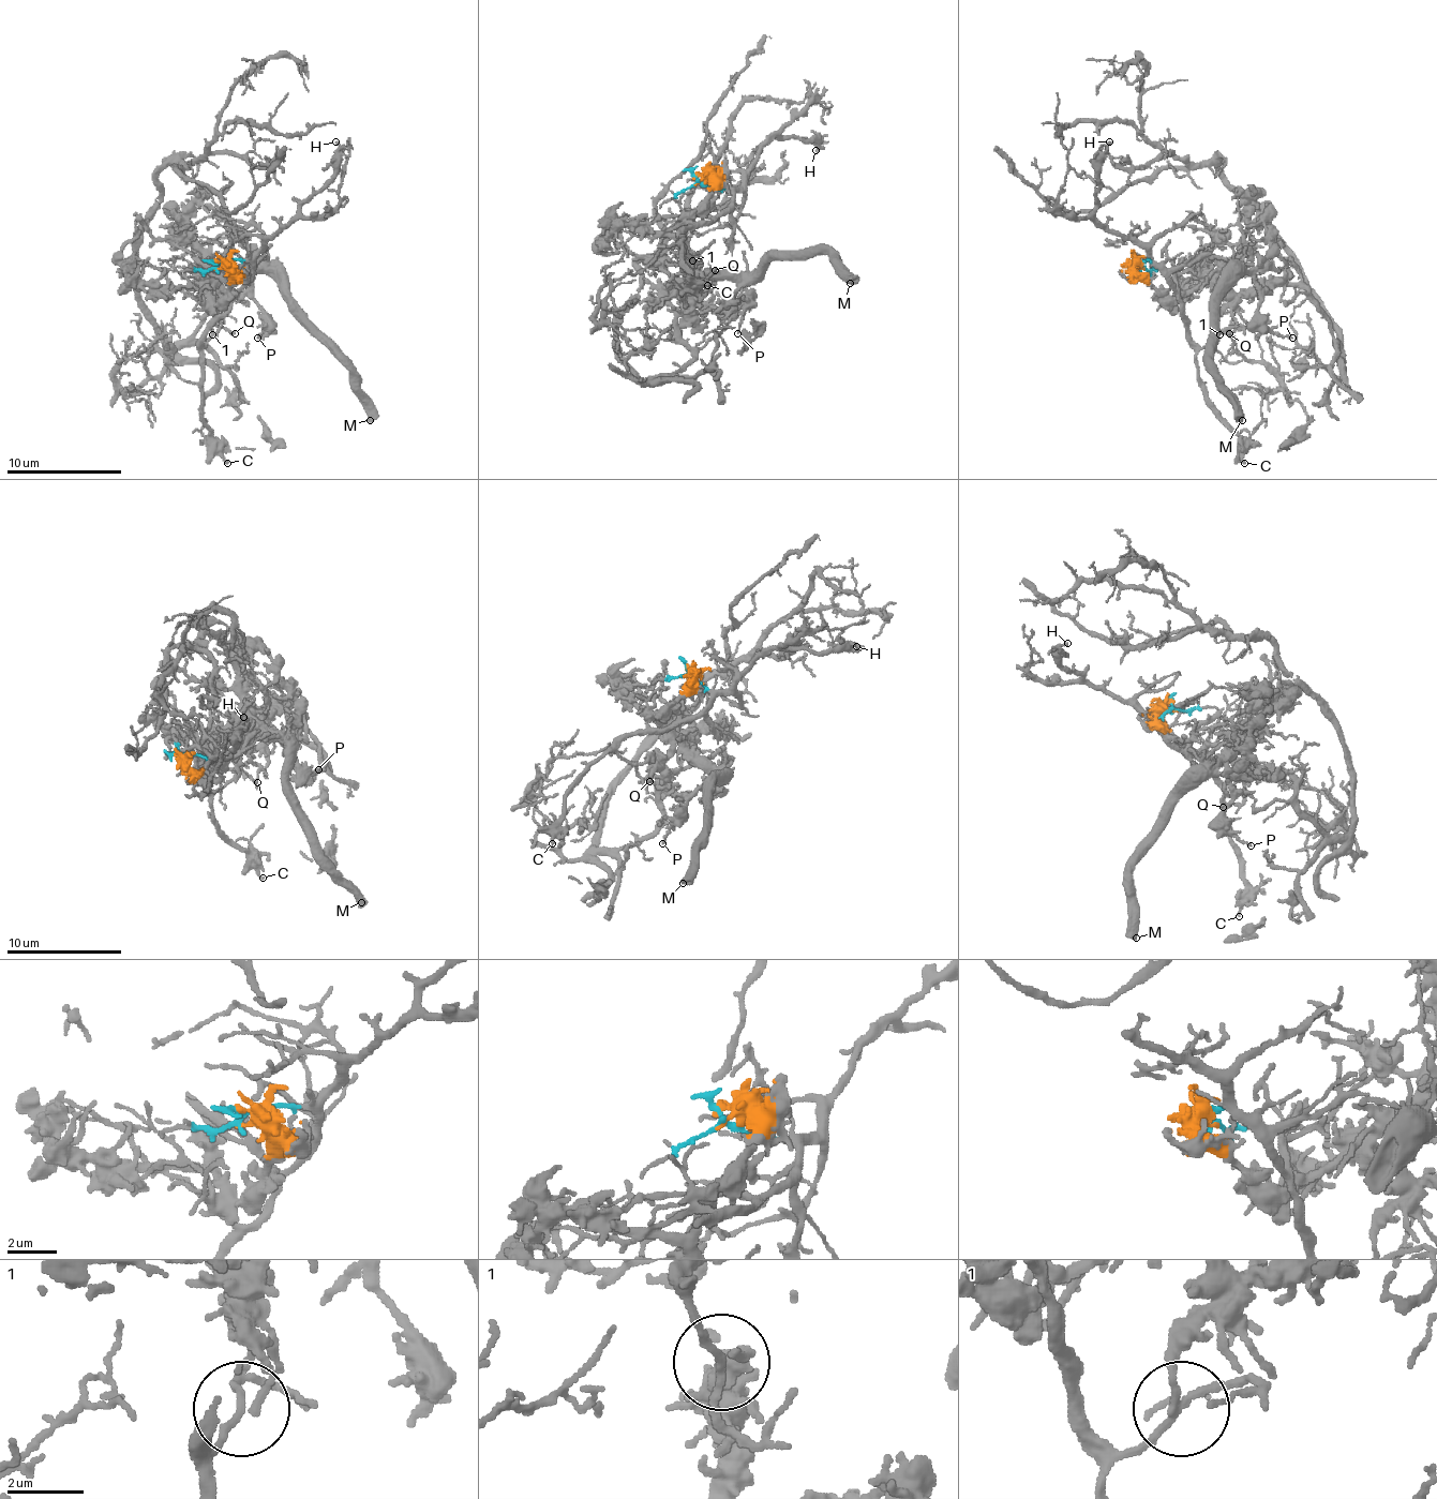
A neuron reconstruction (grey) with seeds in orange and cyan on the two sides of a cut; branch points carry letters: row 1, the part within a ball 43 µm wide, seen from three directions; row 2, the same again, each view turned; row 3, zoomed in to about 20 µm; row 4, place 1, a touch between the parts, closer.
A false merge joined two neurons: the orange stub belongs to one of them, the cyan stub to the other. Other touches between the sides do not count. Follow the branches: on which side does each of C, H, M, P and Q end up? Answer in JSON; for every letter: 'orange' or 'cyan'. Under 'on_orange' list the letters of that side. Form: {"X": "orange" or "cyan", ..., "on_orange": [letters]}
{"C": "cyan", "H": "cyan", "M": "orange", "P": "orange", "Q": "cyan", "on_orange": ["M", "P"]}

